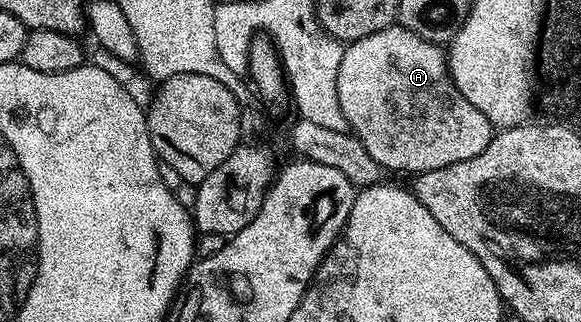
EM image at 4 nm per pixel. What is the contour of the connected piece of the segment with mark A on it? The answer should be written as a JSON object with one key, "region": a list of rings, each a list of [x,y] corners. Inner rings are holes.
{"region":[[[394,23],[377,33],[352,40],[344,48],[335,82],[339,111],[352,134],[365,145],[366,152],[380,168],[407,171],[409,175],[444,168],[445,165],[475,157],[484,151],[495,134],[488,118],[456,89],[450,77],[446,52],[423,37],[420,32]]]}

